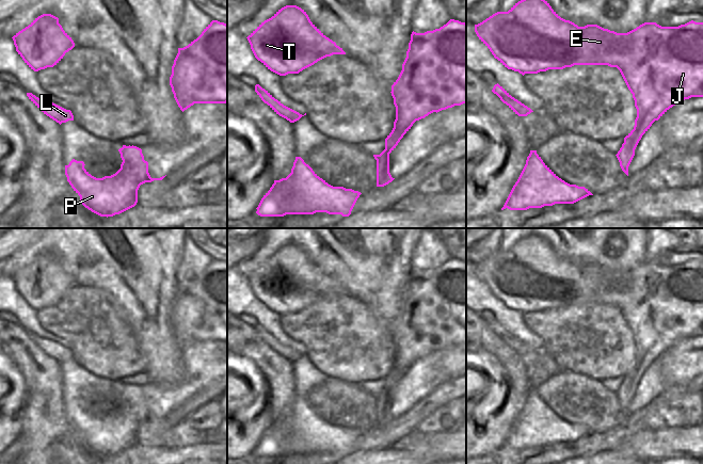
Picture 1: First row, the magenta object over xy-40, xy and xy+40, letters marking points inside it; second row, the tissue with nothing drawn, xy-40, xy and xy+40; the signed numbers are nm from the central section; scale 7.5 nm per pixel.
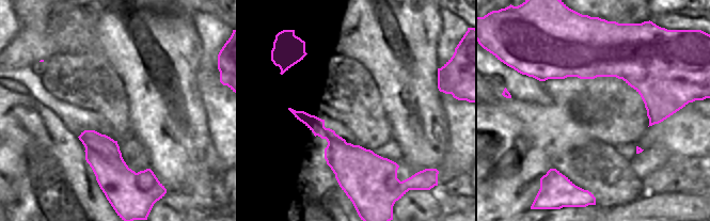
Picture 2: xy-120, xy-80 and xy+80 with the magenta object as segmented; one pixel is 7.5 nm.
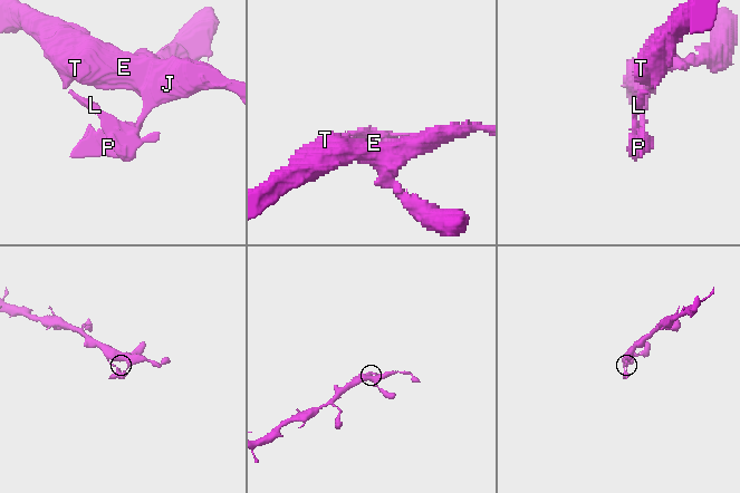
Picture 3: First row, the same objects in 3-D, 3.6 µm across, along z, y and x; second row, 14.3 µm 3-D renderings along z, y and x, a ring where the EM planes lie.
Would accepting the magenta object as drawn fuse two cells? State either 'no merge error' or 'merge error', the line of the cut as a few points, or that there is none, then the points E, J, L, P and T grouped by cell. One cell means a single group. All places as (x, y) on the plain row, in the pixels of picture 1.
merge error; cut xy (394, 365), (402, 374); groups E J T / L P

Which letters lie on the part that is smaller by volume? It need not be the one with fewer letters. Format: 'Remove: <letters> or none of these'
Remove: L, P

